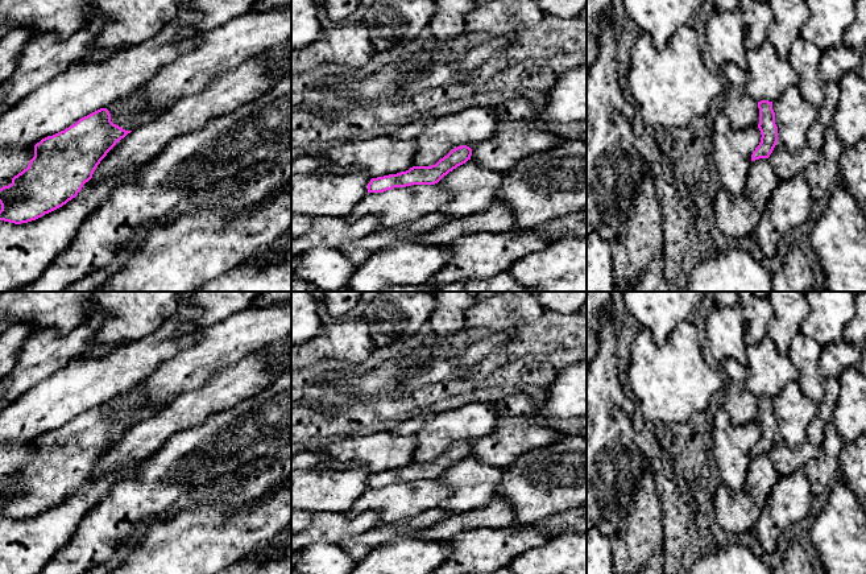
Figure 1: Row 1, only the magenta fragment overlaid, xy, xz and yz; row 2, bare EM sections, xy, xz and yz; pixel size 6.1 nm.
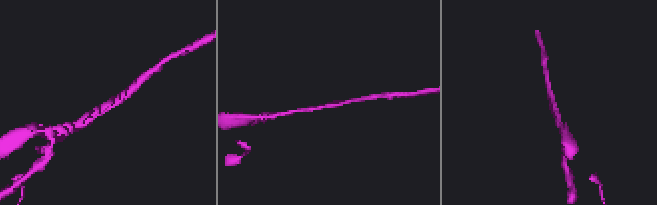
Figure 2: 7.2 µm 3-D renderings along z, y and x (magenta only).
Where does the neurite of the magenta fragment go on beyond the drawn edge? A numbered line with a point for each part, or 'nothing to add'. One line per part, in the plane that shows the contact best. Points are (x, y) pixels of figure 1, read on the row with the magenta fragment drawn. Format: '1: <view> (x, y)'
nothing to add

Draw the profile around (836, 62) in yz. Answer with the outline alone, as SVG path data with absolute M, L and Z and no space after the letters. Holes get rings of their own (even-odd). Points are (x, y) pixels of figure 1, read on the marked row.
M845 44L823 50L819 77L821 82L837 83L849 73L861 74L862 50Z

